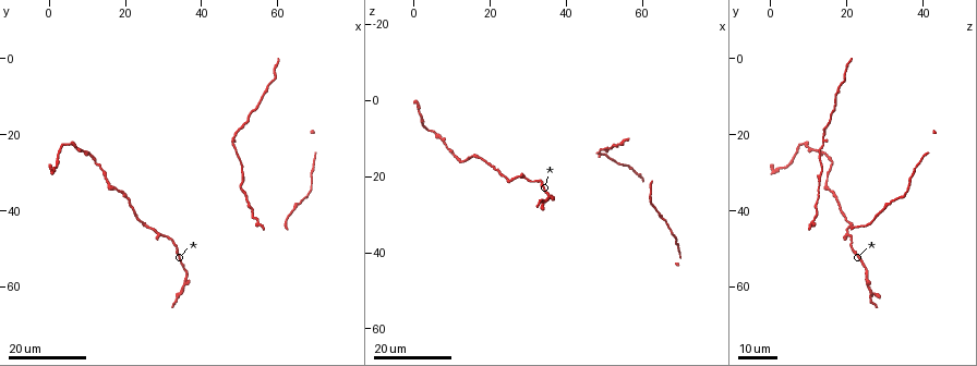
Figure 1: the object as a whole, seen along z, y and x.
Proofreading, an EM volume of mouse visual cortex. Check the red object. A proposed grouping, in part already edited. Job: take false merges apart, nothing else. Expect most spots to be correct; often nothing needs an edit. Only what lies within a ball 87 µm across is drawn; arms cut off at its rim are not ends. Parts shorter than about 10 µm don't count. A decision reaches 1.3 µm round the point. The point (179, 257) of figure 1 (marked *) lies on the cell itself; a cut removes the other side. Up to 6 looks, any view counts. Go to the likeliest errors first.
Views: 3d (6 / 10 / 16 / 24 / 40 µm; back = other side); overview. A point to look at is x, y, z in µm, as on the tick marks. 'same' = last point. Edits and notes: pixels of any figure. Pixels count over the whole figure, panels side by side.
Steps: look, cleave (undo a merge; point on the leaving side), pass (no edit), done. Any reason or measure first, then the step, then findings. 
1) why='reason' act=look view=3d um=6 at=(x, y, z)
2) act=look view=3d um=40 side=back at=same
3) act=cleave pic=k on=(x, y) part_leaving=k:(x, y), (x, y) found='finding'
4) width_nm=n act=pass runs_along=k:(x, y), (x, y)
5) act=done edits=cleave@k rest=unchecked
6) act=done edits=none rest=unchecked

why='thick turns thin' act=look view=3d um=24 at=(12.0, 28.0, 16.0)

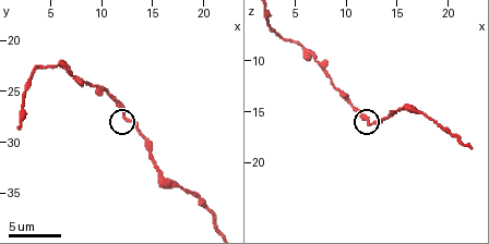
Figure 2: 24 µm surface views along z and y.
act=look view=3d um=10 at=(12.2, 27.6, 16.0)

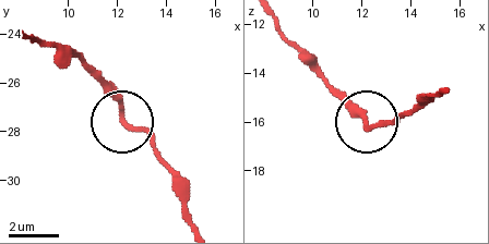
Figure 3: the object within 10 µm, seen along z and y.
act=look view=3d um=6 at=(12.4, 27.6, 16.2)

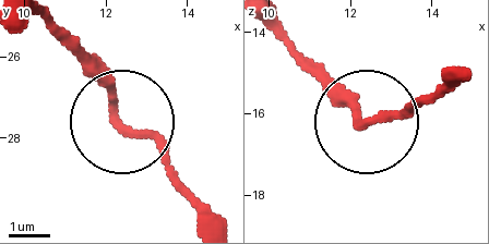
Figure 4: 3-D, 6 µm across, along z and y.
act=pass runs_along=4:(461, 72), (360, 124), (297, 55) found='all the same cell'

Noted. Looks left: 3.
why='sudden change in width' act=look view=3d um=6 at=(6.0, 22.2, 8.8)

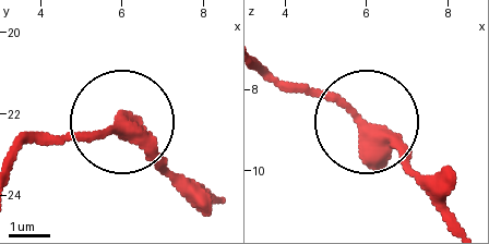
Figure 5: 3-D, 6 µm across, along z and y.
act=look view=3d um=6 side=back at=(5.95, 22.35, 9.00)

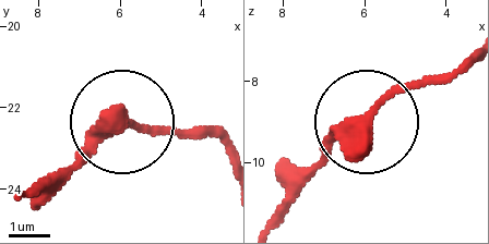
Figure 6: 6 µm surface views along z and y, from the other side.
act=pass runs_along=6:(270, 219), (332, 146), (454, 66) found='all the same cell'

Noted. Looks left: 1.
act=done edits=none rest=unchecked

